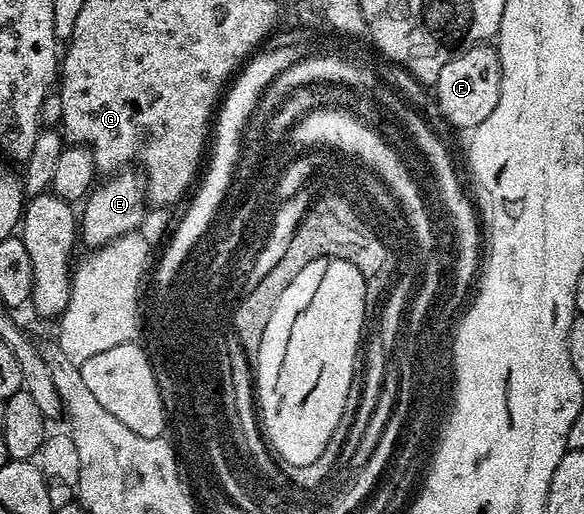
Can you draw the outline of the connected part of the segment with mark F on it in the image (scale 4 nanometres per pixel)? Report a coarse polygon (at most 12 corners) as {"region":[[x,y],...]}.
{"region":[[500,51],[453,53],[434,83],[452,126],[471,132],[498,104]]}

